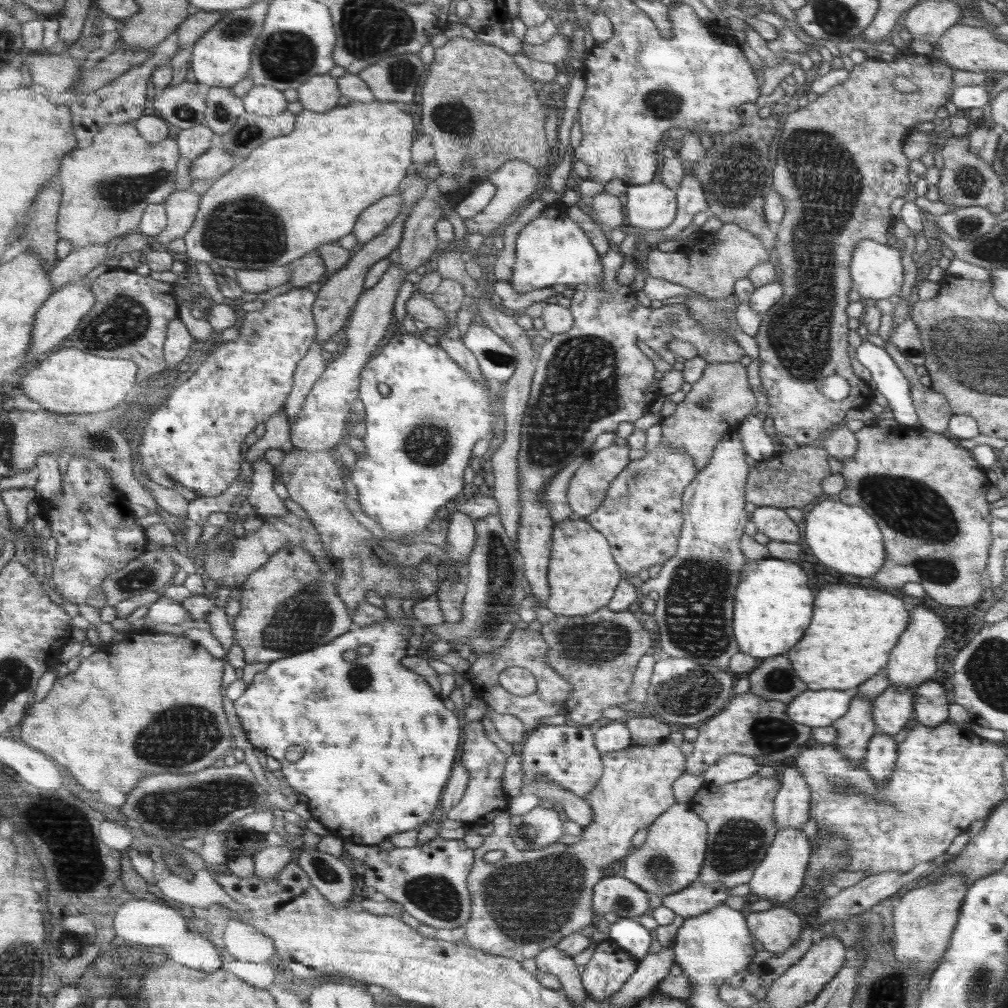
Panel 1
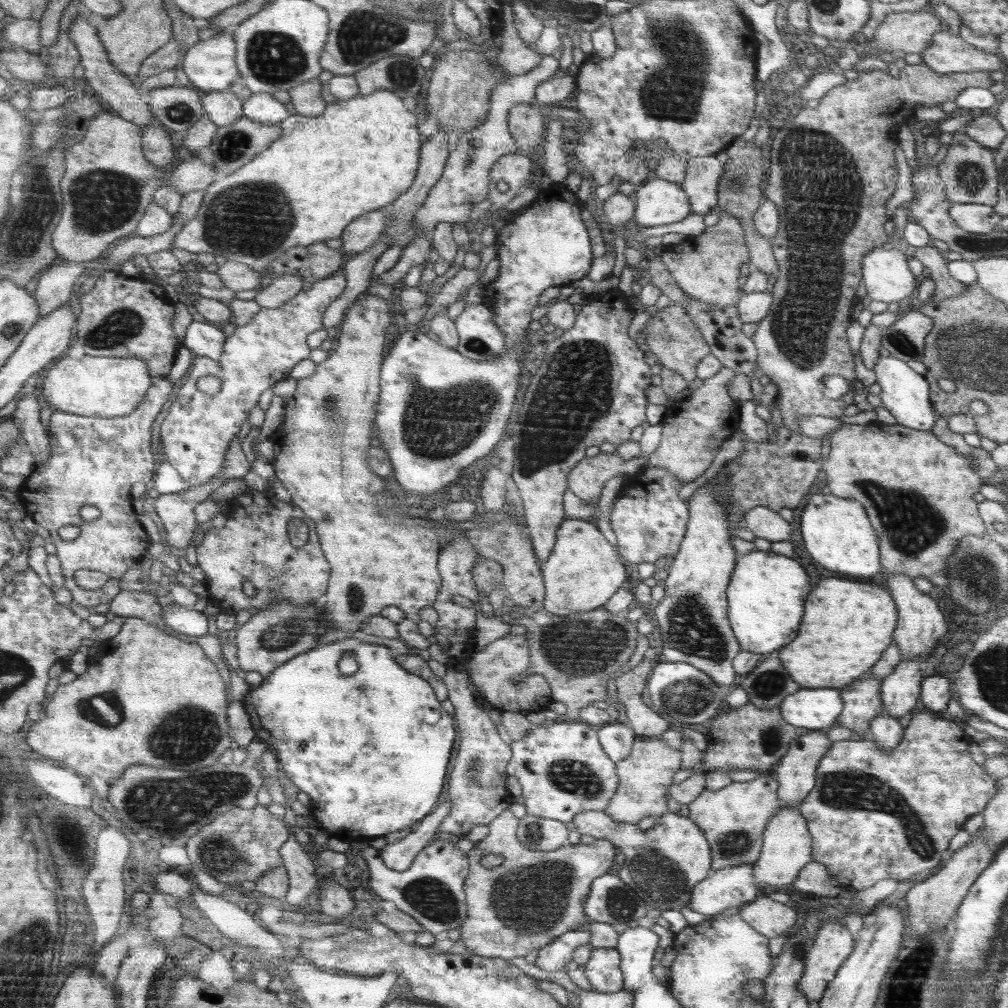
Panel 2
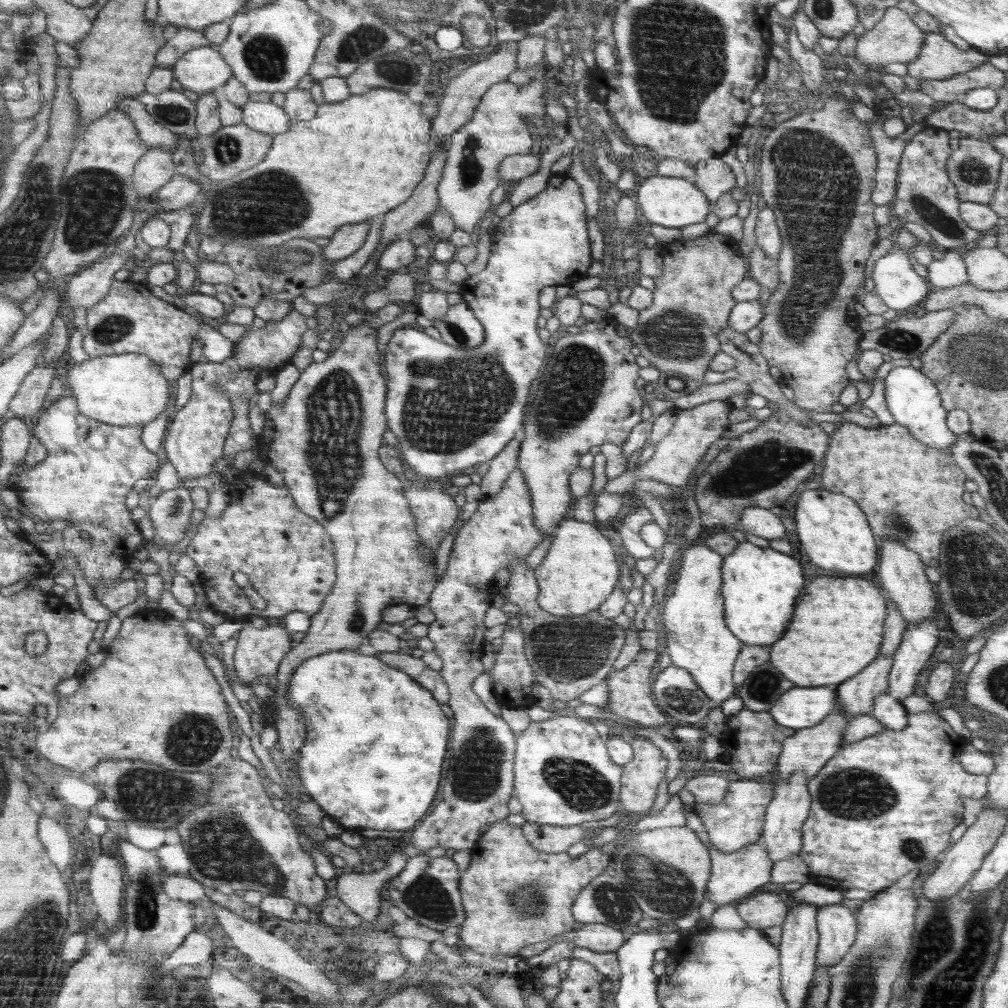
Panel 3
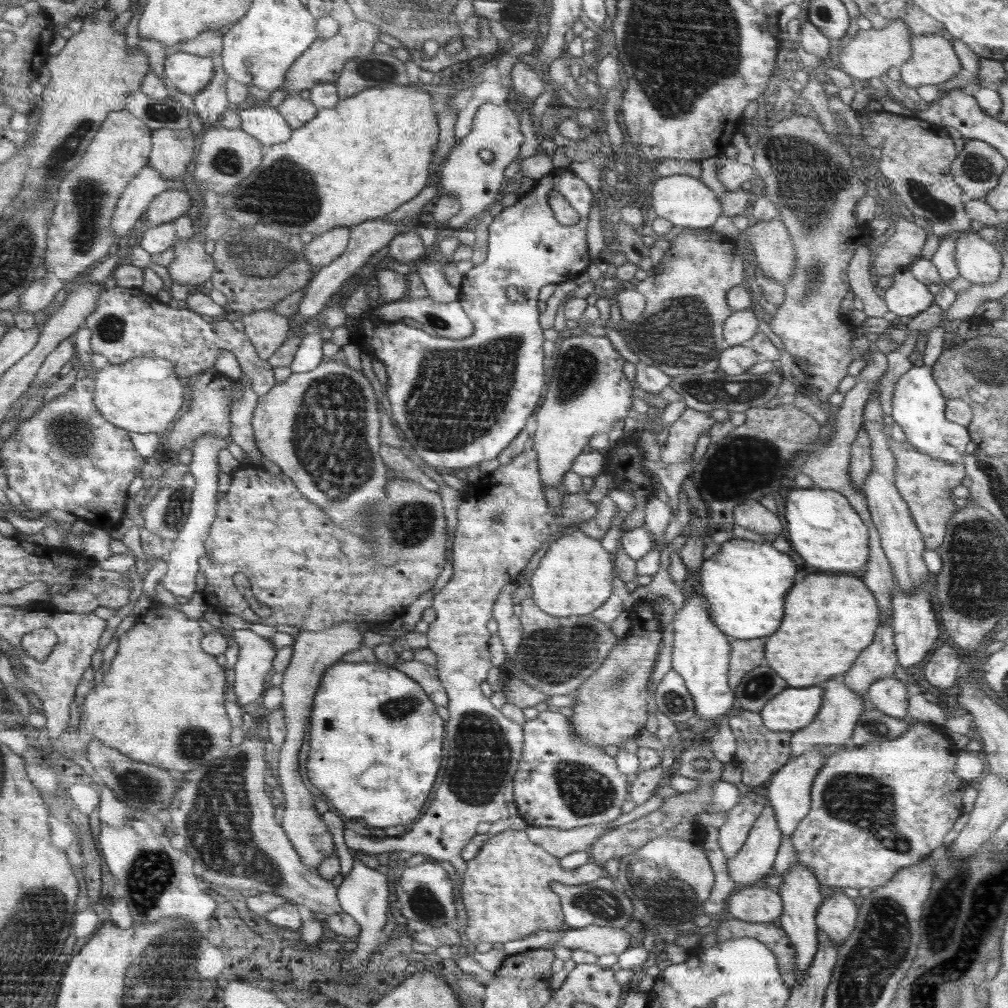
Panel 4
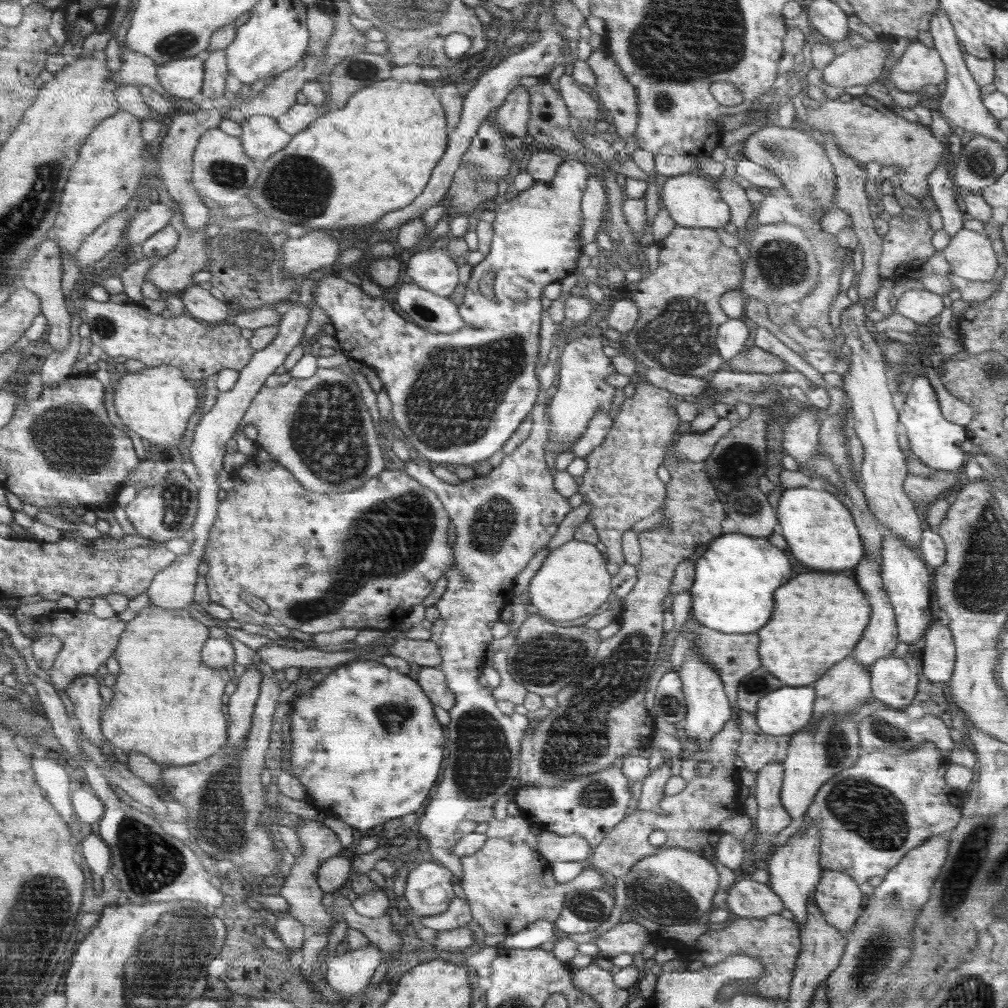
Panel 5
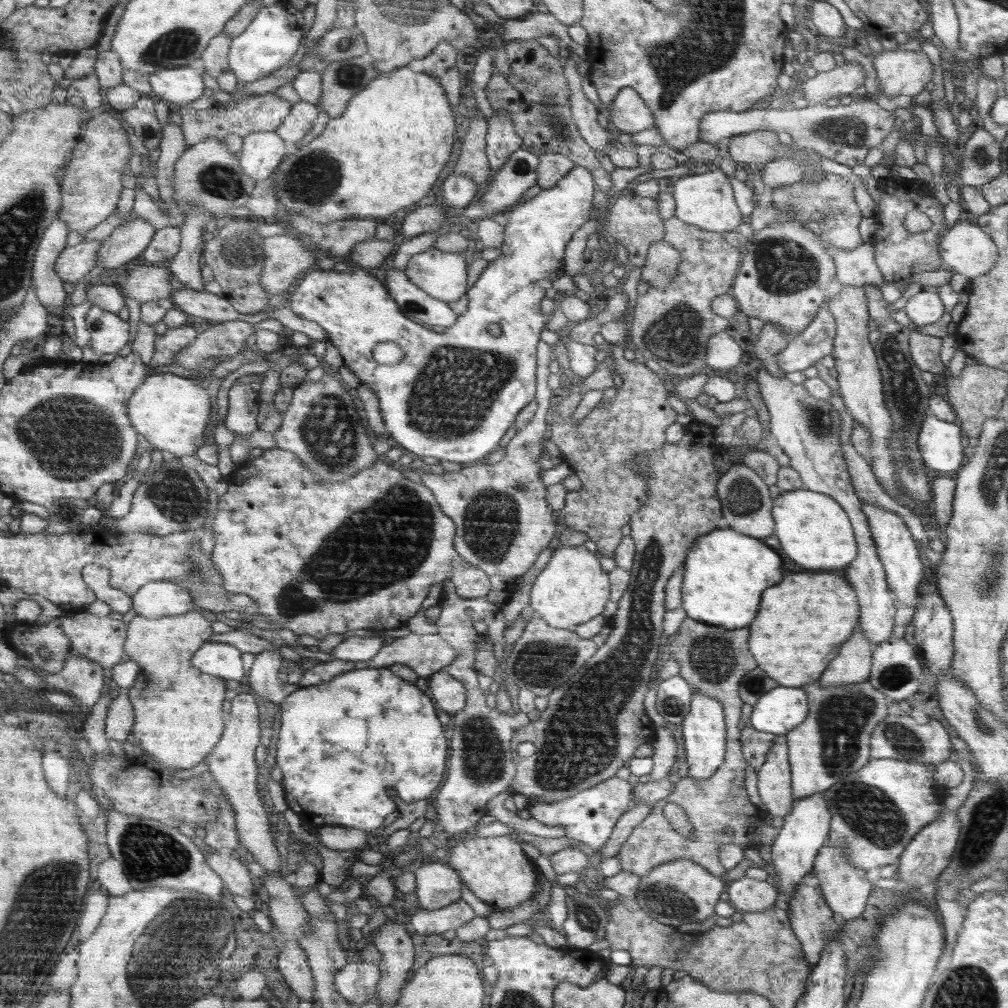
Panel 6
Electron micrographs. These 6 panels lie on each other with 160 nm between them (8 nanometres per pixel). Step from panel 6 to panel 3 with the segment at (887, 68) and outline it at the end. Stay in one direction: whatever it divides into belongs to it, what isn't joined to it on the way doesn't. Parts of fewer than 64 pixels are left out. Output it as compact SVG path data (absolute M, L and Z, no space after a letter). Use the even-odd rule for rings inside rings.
M926 33L918 56L907 63L908 76L916 80L944 80L980 66L989 60L984 51L960 50L940 33Z

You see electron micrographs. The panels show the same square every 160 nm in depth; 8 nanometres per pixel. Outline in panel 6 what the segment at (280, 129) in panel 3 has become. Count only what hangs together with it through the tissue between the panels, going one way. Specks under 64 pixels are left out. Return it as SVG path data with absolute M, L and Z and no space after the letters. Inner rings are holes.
M274 131L252 133L243 139L242 145L238 154L241 169L256 182L266 181L291 147Z

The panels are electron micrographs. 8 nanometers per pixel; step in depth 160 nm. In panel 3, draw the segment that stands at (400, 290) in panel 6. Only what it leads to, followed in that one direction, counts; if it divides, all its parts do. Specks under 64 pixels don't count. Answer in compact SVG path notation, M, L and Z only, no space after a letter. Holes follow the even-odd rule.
M466 302L449 305L445 317L435 320L432 328L441 342L452 347L474 350L485 344L487 332L484 324L473 314Z

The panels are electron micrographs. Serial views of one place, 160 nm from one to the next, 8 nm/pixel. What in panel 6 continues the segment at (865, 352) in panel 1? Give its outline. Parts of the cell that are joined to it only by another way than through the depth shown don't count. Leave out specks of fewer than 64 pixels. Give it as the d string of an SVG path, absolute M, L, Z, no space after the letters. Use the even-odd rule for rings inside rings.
M926 413L918 435L919 449L930 473L948 472L961 469L964 460L963 432L958 422L946 422Z

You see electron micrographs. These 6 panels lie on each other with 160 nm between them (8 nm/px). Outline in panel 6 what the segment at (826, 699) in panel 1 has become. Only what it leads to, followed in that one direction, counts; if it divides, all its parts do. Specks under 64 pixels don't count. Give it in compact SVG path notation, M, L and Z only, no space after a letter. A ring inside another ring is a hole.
M778 686L762 694L750 716L752 728L777 735L796 729L809 716L808 693L802 687Z

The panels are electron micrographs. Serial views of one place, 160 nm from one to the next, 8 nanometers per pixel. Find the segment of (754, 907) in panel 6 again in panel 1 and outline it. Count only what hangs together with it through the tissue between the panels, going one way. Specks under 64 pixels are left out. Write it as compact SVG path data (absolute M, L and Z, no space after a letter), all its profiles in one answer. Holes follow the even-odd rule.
M782 905L766 911L748 911L749 931L764 945L764 951L784 954L802 938L802 920Z

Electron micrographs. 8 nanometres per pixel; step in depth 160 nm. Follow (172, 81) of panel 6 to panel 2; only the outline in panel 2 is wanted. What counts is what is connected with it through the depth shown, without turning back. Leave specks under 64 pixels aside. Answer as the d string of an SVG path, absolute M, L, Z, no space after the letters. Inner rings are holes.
M234 27L212 34L209 39L198 41L185 52L182 62L184 74L200 92L229 89L234 80L241 76L241 71L237 66L236 39L232 31Z

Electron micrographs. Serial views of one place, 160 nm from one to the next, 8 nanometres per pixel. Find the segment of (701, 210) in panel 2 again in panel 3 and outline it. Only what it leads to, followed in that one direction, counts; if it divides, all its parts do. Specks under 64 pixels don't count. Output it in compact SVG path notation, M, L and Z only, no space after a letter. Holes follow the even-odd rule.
M714 156L708 161L698 161L693 169L696 173L693 183L706 195L711 206L717 198L736 187L735 174L721 156Z

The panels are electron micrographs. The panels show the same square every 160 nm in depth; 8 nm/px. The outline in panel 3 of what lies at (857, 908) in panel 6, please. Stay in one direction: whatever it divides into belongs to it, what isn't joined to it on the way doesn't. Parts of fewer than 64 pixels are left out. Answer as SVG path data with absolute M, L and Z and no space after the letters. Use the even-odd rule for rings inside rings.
M842 903L817 909L820 944L817 946L816 968L828 970L846 956L855 941L856 924L855 915Z

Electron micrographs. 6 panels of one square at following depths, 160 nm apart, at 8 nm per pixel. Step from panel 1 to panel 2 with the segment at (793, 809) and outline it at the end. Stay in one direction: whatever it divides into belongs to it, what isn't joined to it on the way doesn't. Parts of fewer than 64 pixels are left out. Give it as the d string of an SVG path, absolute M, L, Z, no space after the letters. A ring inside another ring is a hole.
M814 729L806 734L795 738L790 744L788 752L780 759L780 762L771 771L778 777L781 788L777 790L778 798L783 802L784 807L798 807L801 802L813 790L817 780L817 768L822 757L829 752L832 742L826 730Z

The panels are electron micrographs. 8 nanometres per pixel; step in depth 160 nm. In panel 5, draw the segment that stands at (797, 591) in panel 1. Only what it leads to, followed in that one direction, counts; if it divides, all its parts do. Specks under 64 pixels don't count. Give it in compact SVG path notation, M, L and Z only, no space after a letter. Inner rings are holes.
M722 533L709 544L695 562L691 594L691 622L723 633L760 630L772 616L774 590L790 580L792 564L788 556L774 548L766 537Z

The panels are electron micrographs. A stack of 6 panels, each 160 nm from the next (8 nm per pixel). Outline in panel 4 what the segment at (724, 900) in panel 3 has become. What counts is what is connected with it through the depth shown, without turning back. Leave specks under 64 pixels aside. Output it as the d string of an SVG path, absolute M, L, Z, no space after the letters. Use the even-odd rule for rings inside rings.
M770 805L749 833L748 840L734 859L727 860L728 876L737 888L748 887L774 873L777 852L781 846L782 833Z

